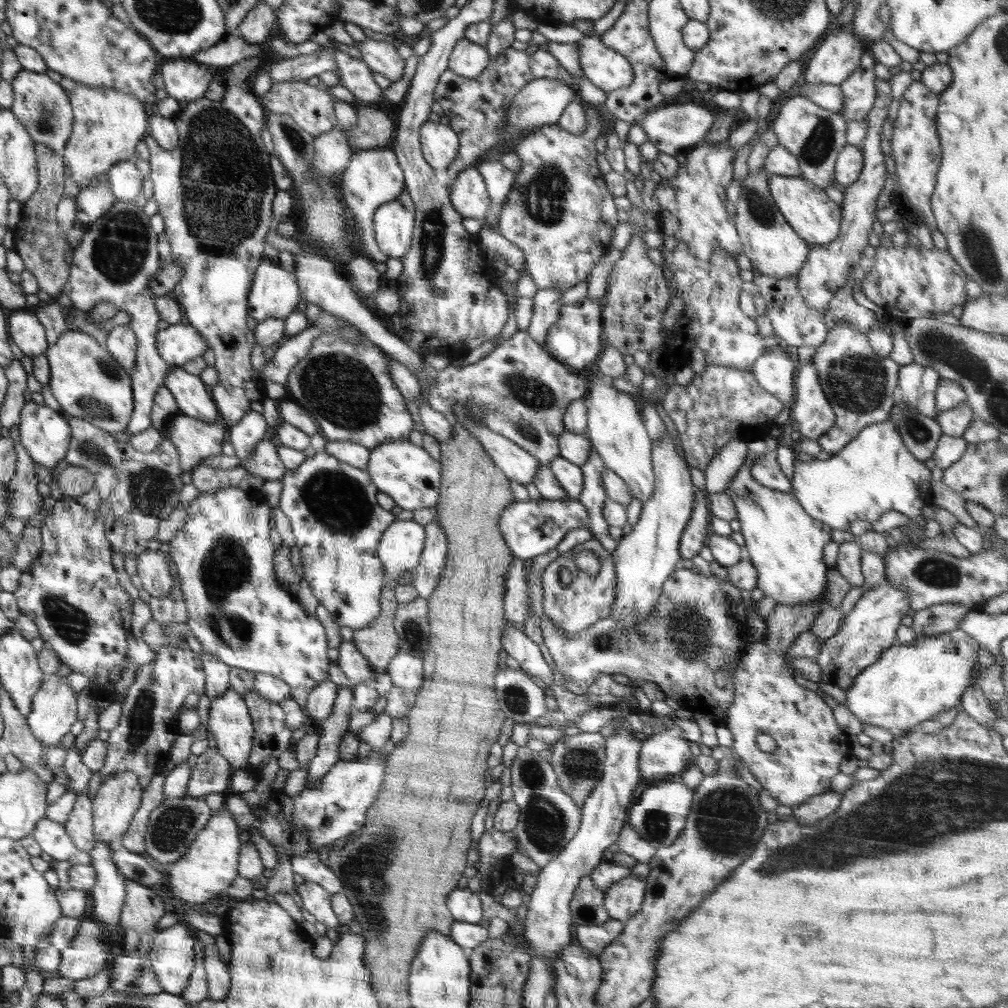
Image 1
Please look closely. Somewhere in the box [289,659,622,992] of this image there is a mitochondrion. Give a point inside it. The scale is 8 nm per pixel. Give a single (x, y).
(367, 874)

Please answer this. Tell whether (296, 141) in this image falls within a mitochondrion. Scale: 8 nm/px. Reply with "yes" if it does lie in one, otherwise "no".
yes

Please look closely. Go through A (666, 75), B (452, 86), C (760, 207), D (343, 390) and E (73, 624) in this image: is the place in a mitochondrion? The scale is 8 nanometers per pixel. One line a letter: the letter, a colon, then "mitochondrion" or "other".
A: other
B: other
C: mitochondrion
D: mitochondrion
E: mitochondrion

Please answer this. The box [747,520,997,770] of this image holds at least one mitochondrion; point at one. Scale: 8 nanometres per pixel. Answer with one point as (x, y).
(934, 572)

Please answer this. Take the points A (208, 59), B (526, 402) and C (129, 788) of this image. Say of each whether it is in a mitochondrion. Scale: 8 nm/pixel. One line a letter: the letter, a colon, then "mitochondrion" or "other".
A: other
B: mitochondrion
C: other

